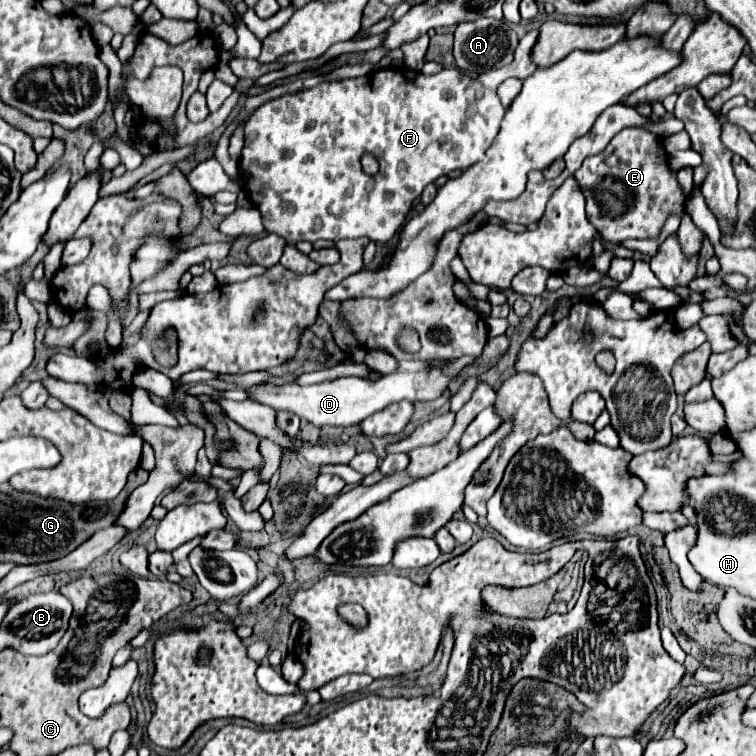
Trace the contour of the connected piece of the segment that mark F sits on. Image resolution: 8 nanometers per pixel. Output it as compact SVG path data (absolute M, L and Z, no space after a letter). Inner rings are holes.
M407 67L399 69L379 69L369 73L367 77L355 77L355 79L343 79L343 81L333 81L333 83L321 83L311 89L297 91L293 95L283 95L277 99L271 99L257 107L253 115L245 123L245 147L241 153L241 167L251 175L251 179L245 183L245 189L249 193L249 199L253 205L261 211L263 215L263 227L269 233L277 233L287 239L287 243L299 243L299 241L317 241L317 239L359 239L359 237L369 237L373 241L389 241L395 237L395 233L403 227L407 213L413 205L413 201L423 193L423 189L439 179L441 175L447 175L457 169L467 169L479 157L489 149L493 139L497 137L501 119L503 119L505 107L501 105L501 99L495 91L485 89L477 79L467 77L459 69L443 69L435 75L423 75L419 71L411 71ZM371 153L379 161L379 173L377 175L367 175L361 169L361 155Z

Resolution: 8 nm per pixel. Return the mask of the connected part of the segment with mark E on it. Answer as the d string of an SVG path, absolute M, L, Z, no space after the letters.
M623 129L617 133L607 149L599 155L587 157L581 169L575 173L581 191L587 199L587 217L609 243L621 243L623 239L653 239L661 233L669 215L679 215L679 241L695 253L701 247L703 233L695 227L689 215L685 215L685 193L677 181L677 173L669 167L663 153L663 139L657 133L645 129Z

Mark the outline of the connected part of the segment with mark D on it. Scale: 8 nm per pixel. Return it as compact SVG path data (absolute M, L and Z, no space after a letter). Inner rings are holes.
M401 361L397 373L383 375L377 383L369 383L367 379L361 379L361 377L339 377L333 381L323 381L323 383L315 383L307 387L301 387L297 383L291 383L291 385L259 383L259 385L251 385L245 391L251 401L269 405L275 411L297 413L301 419L317 427L325 427L325 425L349 427L385 409L385 405L397 403L401 399L409 399L409 401L437 399L449 387L451 379L445 377L439 369L429 369L429 367L431 363L425 363L425 361Z

